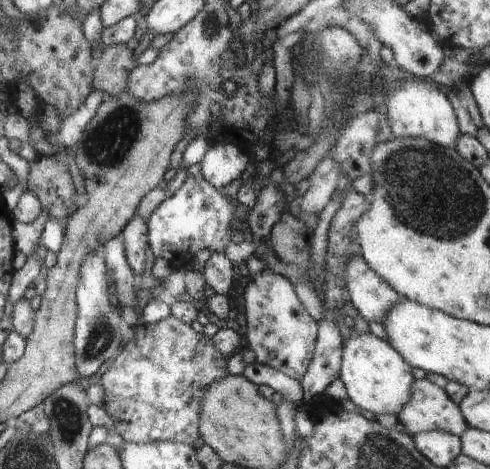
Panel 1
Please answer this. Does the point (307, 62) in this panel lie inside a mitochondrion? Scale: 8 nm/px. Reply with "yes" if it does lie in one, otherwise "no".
yes

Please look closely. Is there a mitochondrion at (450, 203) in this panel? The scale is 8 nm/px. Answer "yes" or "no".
yes

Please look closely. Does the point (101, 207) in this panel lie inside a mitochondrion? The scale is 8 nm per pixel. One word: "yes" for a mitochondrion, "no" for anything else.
no

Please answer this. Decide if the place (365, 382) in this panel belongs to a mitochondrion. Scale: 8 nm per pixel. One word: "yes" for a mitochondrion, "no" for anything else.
no

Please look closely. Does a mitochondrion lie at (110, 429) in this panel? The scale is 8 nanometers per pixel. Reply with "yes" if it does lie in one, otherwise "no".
no

